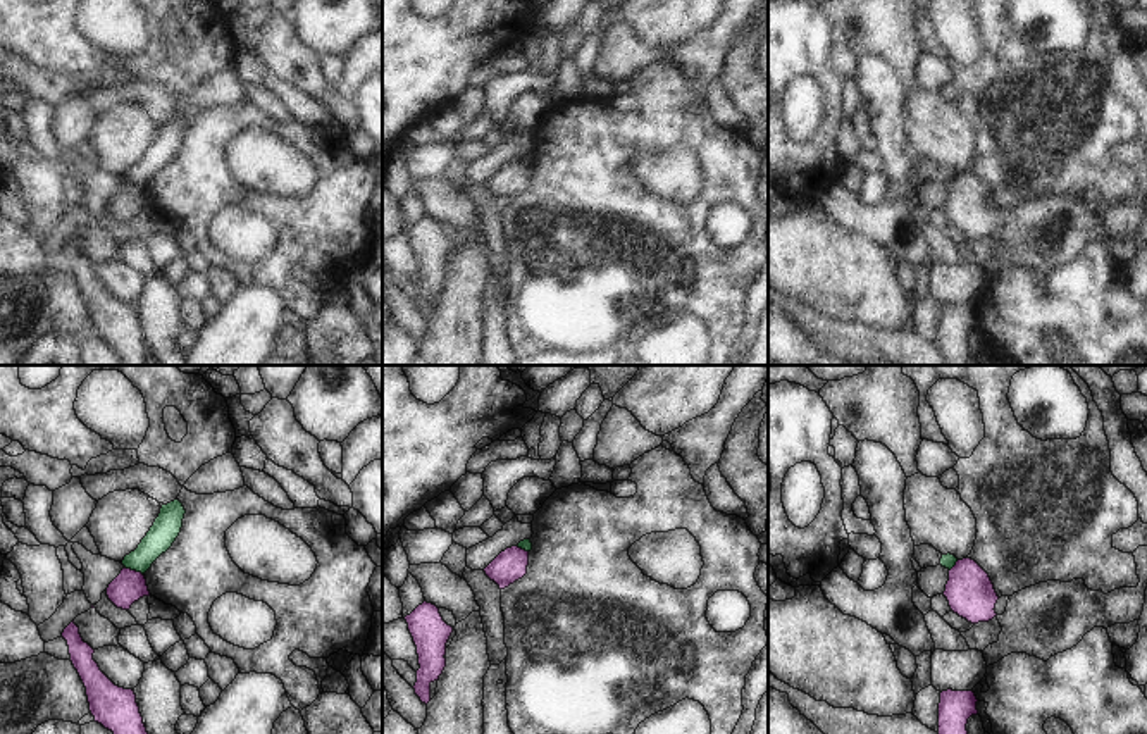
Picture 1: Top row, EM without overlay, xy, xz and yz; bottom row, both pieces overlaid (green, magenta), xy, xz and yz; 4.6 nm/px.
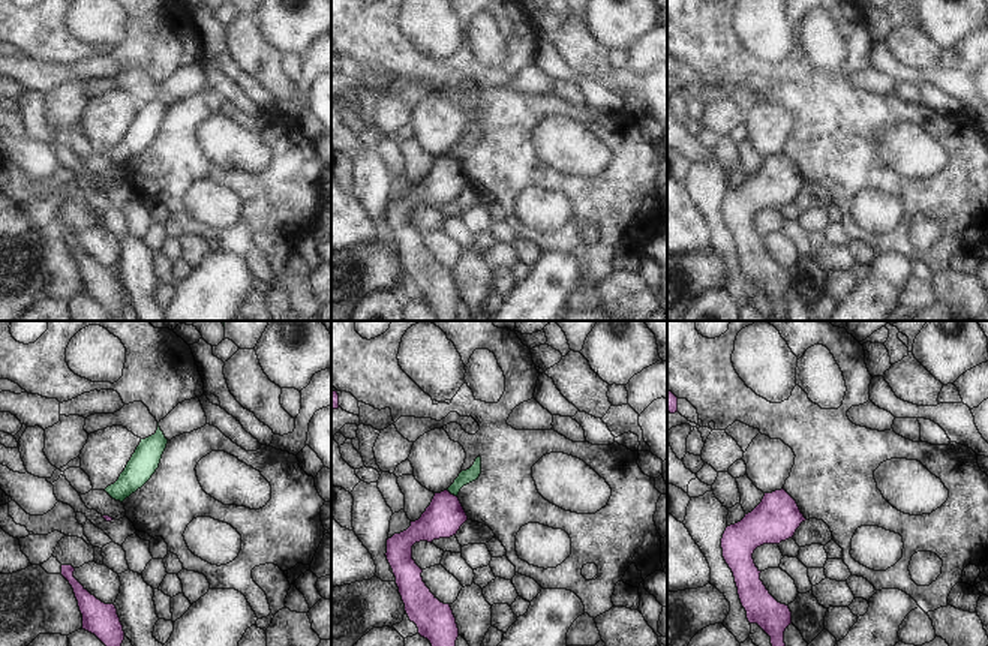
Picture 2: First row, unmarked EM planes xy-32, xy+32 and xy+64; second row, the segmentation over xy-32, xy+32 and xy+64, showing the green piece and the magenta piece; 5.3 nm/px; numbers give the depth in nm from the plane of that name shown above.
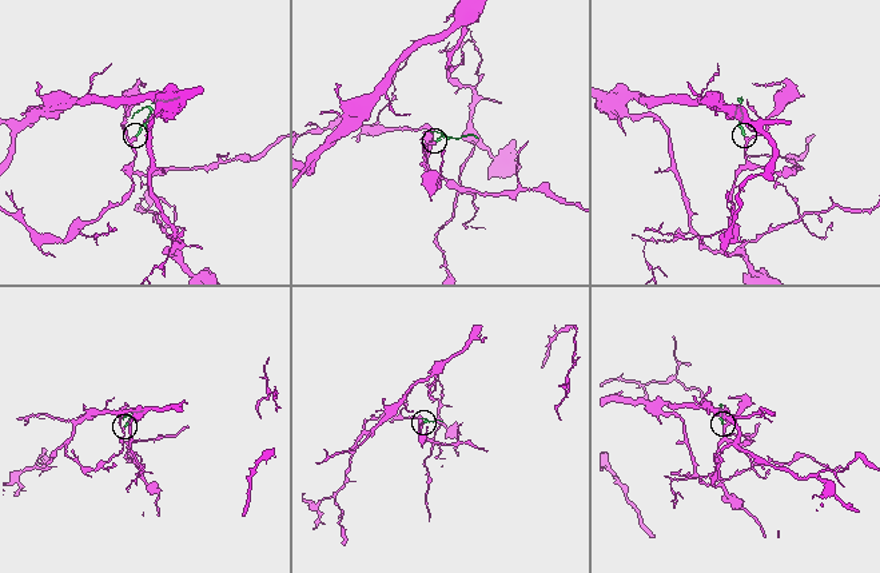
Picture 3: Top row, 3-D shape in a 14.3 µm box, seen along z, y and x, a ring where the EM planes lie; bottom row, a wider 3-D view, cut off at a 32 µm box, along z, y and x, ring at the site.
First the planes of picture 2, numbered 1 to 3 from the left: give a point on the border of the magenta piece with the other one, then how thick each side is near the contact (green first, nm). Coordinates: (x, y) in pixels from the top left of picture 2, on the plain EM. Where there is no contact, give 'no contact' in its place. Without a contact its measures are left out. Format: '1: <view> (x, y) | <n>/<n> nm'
1: no contact
2: xy+32 (452, 158) | 80/200 nm
3: no contact

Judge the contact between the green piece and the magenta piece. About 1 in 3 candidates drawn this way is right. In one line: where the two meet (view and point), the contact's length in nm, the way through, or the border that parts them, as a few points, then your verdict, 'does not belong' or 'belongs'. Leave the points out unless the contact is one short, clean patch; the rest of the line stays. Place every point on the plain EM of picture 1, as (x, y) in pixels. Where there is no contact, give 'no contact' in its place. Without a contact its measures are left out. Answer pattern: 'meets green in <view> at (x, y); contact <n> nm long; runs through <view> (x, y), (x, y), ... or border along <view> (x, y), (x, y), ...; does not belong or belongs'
meets green in xy at (133, 183); contact 100 nm long; border along xy (124, 180), (142, 188); does not belong

